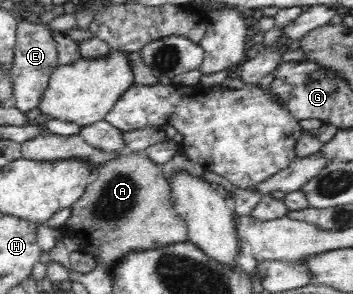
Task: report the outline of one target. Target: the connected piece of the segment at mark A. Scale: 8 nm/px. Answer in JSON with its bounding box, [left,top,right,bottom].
[59,151,188,274]

